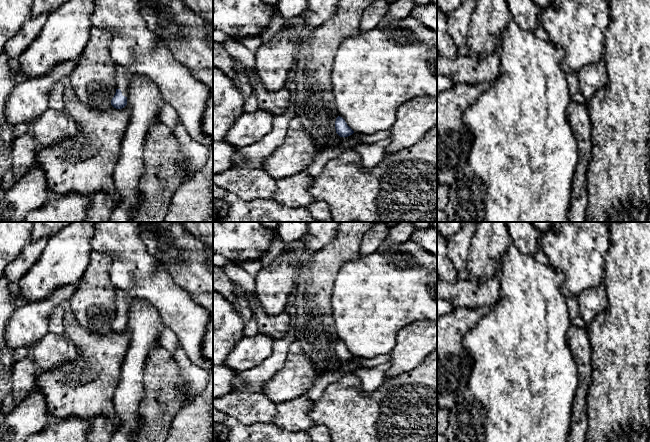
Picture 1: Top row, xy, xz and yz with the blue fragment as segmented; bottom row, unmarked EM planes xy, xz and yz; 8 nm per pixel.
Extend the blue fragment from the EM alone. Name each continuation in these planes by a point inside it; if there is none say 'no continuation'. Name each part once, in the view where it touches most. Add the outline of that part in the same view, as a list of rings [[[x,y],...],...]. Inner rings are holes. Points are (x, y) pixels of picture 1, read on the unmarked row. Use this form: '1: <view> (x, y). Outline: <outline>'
1: xy (124, 301). Outline: [[[116,287],[116,312],[120,313],[122,319],[128,321],[129,308],[133,303],[133,298],[123,290]]]

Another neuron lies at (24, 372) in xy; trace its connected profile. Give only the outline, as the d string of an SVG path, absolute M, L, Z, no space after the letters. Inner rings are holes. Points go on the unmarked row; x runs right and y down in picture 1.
M30 357L14 363L12 368L11 394L18 405L34 389L38 368Z

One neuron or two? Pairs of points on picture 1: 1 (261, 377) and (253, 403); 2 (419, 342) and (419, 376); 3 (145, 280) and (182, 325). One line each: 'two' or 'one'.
1: two
2: two
3: one

